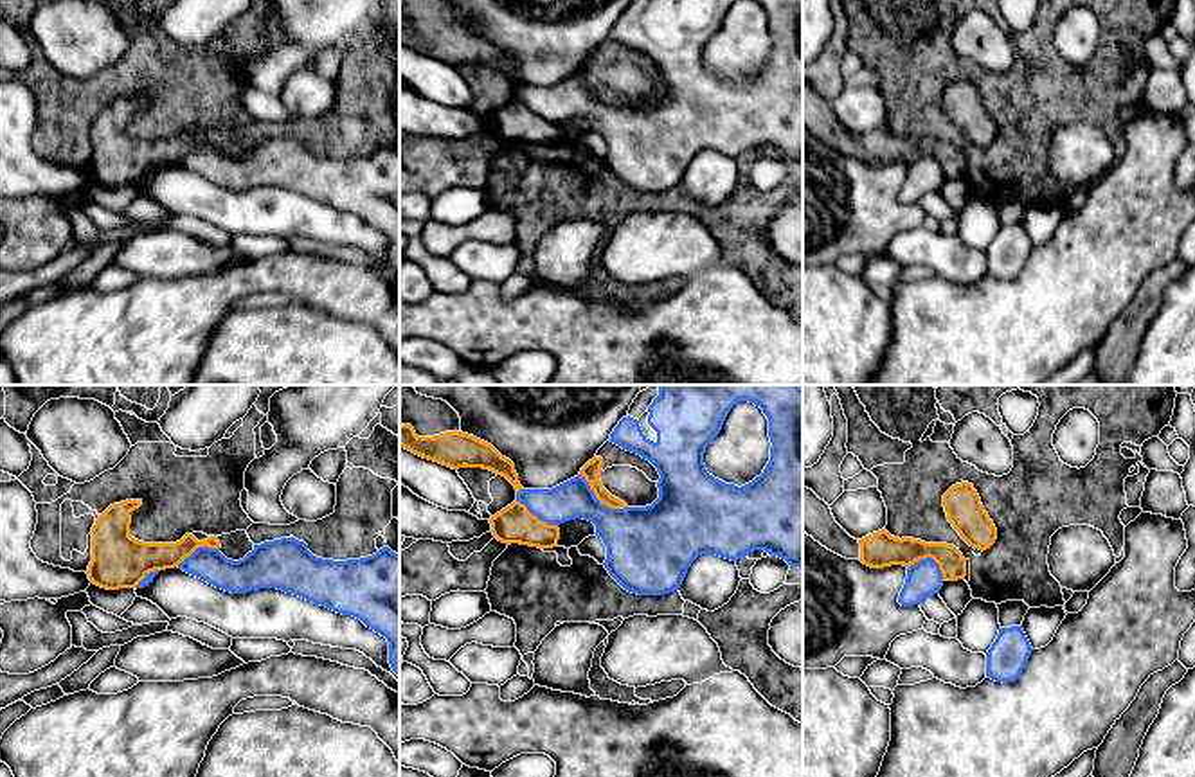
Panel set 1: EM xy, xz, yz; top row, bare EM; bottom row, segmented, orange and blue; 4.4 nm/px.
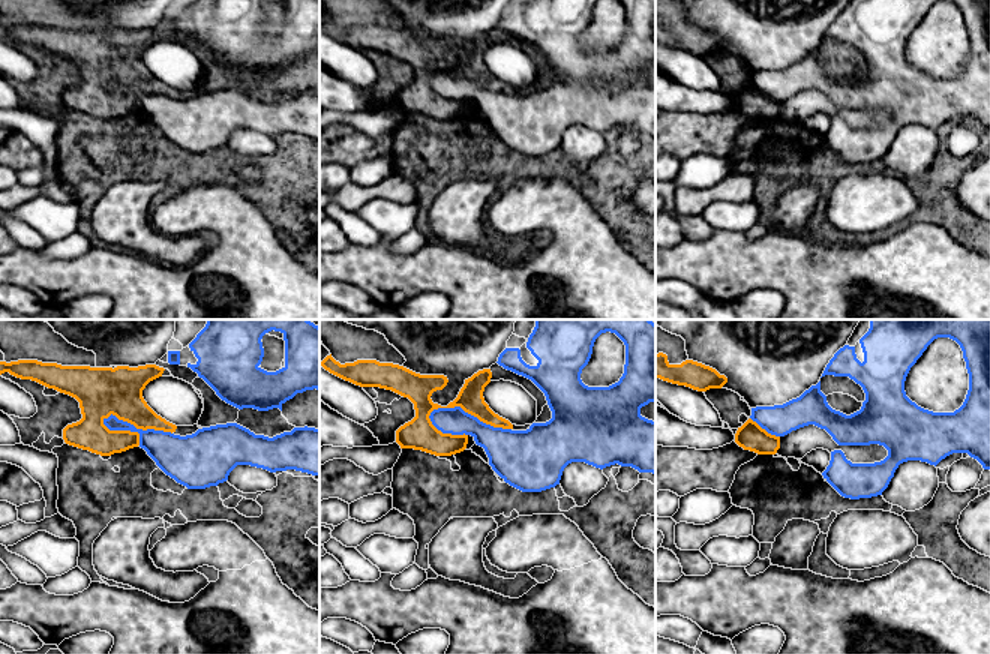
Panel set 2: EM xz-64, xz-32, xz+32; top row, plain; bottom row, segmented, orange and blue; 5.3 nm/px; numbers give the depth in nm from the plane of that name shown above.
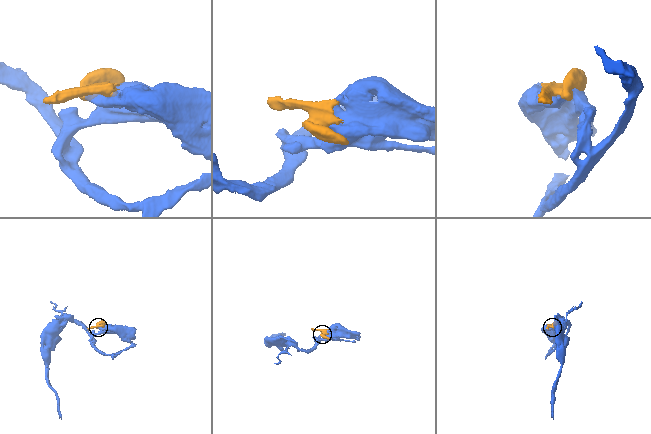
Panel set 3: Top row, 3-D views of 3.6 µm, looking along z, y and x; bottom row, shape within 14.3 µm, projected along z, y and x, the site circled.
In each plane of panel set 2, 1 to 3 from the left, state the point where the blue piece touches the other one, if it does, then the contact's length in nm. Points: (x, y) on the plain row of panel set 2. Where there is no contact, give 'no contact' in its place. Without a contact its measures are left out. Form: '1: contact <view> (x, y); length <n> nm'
1: contact xz-64 (135, 96); length 380 nm
2: contact xz-32 (470, 77); length 460 nm
3: contact xz+32 (764, 93); length 190 nm

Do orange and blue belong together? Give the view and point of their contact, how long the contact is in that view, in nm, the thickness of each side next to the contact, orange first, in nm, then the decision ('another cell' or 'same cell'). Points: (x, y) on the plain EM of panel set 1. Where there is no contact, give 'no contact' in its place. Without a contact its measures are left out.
contact xz (600, 98); length 260 nm; calibres 80 and 300 nm; another cell

